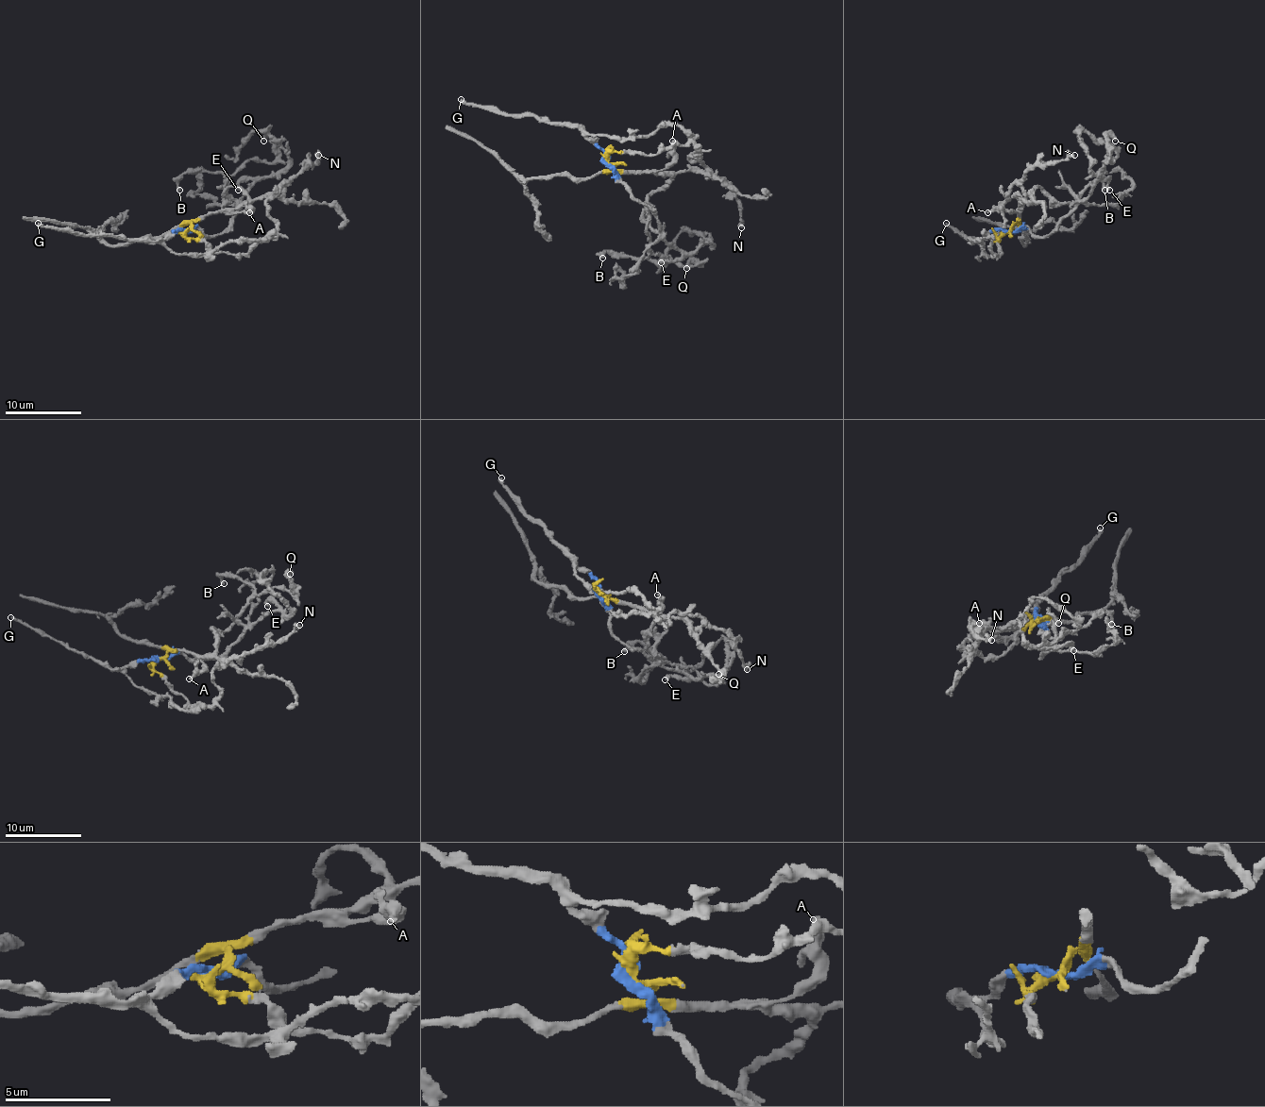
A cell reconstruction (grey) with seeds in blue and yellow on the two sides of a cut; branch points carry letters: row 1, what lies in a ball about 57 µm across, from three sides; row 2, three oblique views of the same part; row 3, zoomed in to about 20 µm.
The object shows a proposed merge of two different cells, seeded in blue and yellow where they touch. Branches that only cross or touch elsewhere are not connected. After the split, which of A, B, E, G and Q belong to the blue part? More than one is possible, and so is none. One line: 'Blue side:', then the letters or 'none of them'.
Blue side: E, G

